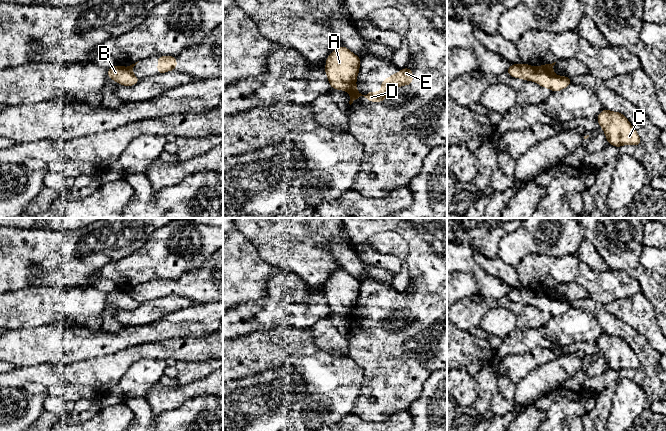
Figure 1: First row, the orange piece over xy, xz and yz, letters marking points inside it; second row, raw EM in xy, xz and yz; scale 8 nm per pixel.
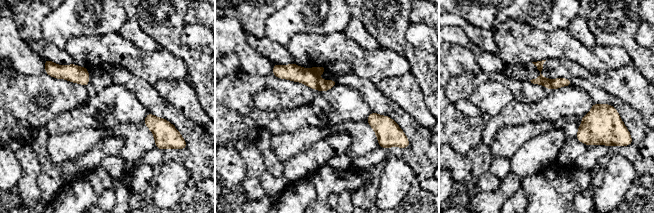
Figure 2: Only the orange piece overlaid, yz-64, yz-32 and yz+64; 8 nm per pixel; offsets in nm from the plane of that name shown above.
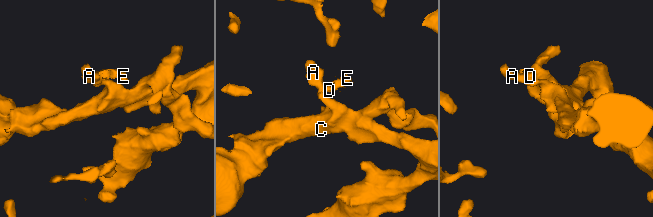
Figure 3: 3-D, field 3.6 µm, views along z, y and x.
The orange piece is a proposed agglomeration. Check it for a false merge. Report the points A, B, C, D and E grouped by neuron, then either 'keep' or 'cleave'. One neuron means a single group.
A B C / D E; cleave

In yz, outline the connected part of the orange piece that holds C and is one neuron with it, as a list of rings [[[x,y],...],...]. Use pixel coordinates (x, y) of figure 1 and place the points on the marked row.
[[[603,109],[596,120],[603,129],[609,145],[619,148],[623,145],[642,144],[637,131],[622,113]]]

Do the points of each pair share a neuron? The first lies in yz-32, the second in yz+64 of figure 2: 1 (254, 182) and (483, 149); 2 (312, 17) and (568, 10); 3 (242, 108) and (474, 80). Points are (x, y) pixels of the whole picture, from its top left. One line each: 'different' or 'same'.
1: same
2: same
3: same

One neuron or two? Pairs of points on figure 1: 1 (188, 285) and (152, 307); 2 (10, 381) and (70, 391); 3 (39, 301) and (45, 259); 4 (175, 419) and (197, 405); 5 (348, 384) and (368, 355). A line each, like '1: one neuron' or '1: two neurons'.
1: two neurons
2: one neuron
3: two neurons
4: one neuron
5: two neurons

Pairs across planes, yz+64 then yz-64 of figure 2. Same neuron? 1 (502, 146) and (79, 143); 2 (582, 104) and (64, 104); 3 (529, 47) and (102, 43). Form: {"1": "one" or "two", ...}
{"1": "one", "2": "two", "3": "one"}

